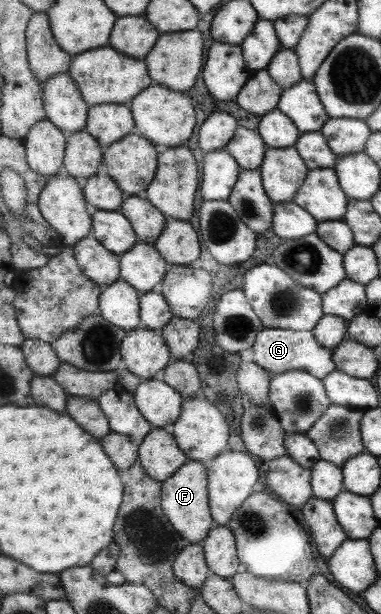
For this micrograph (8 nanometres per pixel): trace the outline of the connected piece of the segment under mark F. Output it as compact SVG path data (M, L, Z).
M186 460L161 483L161 509L174 530L189 543L202 542L213 527L207 501L207 472L200 461Z

